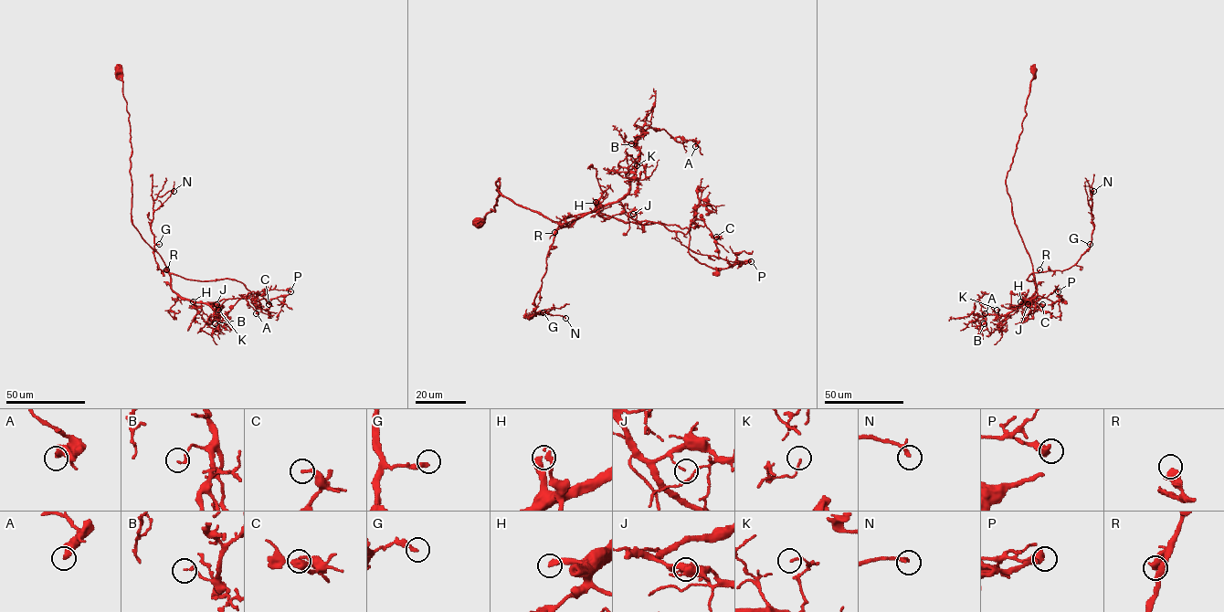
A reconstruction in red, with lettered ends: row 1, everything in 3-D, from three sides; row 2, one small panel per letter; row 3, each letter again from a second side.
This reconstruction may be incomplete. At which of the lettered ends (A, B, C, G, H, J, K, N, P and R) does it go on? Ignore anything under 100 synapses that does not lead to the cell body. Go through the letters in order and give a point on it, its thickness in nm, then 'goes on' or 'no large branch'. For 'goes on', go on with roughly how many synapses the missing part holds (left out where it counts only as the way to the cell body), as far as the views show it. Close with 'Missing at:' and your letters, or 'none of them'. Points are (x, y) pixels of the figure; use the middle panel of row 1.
A: place (695, 146); calibre 400 nm; no large branch
B: place (631, 143); calibre 150 nm; no large branch
C: place (716, 237); calibre 240 nm; no large branch
G: place (543, 312); calibre 280 nm; no large branch
H: place (596, 202); calibre 320 nm; goes on; 300 synapses
J: place (633, 214); calibre 100 nm; no large branch
K: place (637, 165); calibre 120 nm; no large branch
N: place (565, 318); calibre 240 nm; no large branch
P: place (751, 261); calibre 360 nm; no large branch
R: place (554, 232); calibre 460 nm; no large branch
Missing at: H

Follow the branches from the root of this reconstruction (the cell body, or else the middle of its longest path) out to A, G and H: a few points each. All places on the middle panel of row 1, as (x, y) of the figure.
A: (479, 222), (495, 211), (500, 178), (502, 195), (565, 226), (628, 192), (635, 141), (648, 128), (695, 146)
G: (479, 222), (495, 211), (500, 178), (502, 195), (559, 224), (534, 298), (535, 312), (543, 312)
H: (479, 222), (495, 211), (500, 178), (502, 195), (562, 226), (589, 214), (596, 202)

